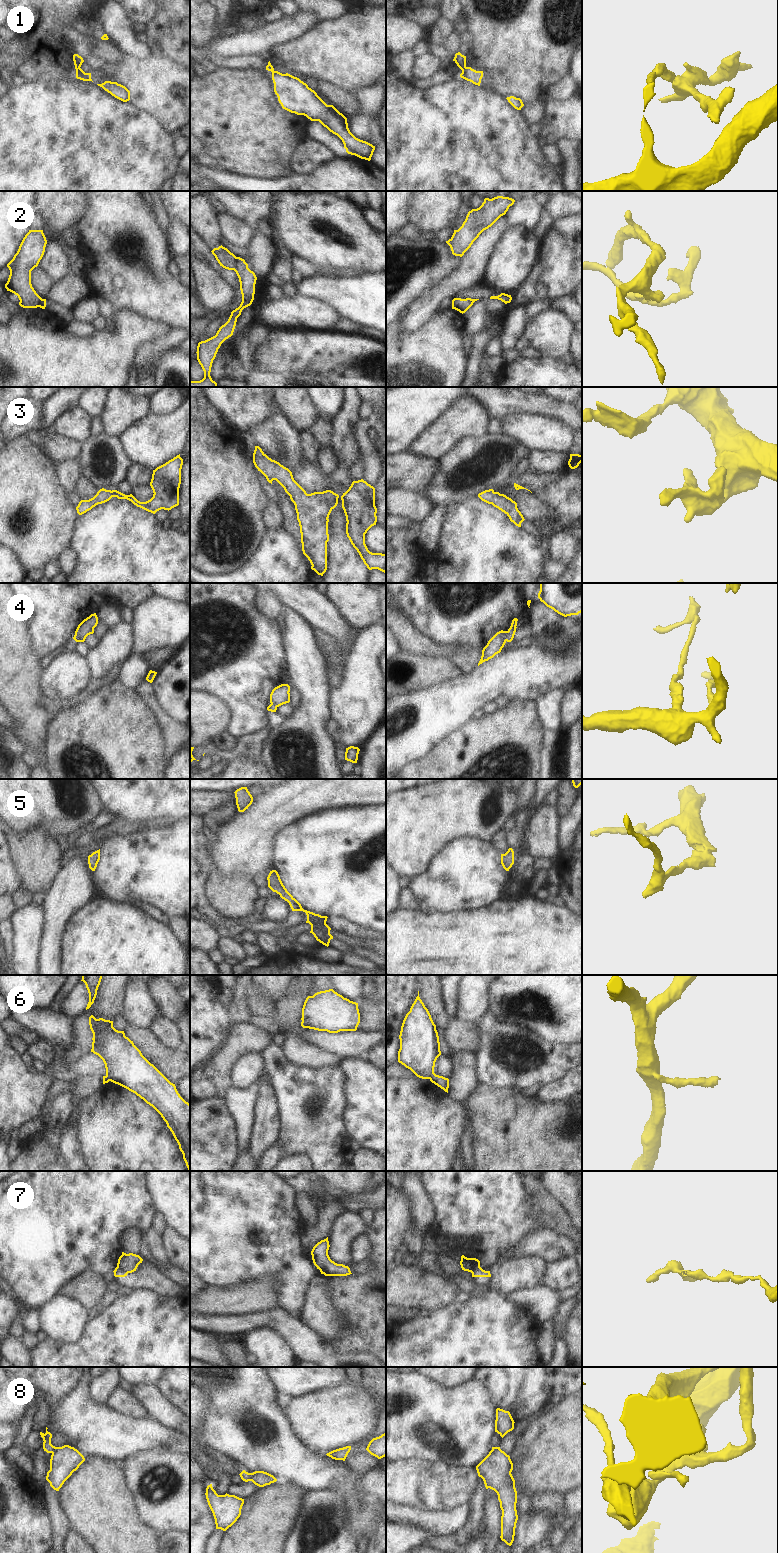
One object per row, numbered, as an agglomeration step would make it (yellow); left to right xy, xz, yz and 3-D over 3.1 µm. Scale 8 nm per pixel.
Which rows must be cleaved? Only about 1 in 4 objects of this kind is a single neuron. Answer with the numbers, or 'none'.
1, 2, 4, 6, 7, 8

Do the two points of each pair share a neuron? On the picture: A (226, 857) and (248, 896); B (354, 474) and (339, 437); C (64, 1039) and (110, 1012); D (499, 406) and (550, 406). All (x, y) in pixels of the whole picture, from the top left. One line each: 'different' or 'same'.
A: different
B: different
C: different
D: same

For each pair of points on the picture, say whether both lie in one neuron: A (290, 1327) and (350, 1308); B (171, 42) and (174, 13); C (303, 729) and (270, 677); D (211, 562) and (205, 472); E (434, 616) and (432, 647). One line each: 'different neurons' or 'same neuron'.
A: different neurons
B: same neuron
C: different neurons
D: same neuron
E: different neurons

